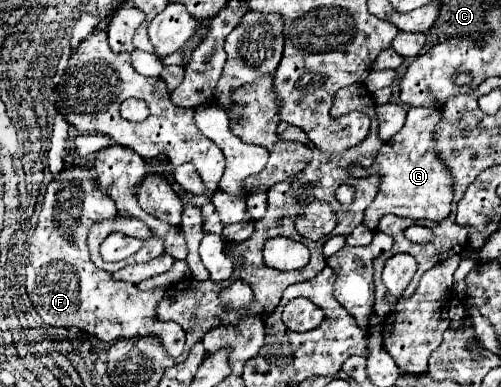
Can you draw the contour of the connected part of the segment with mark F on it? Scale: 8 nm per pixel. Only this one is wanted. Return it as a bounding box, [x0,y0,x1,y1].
[23,166,185,358]

